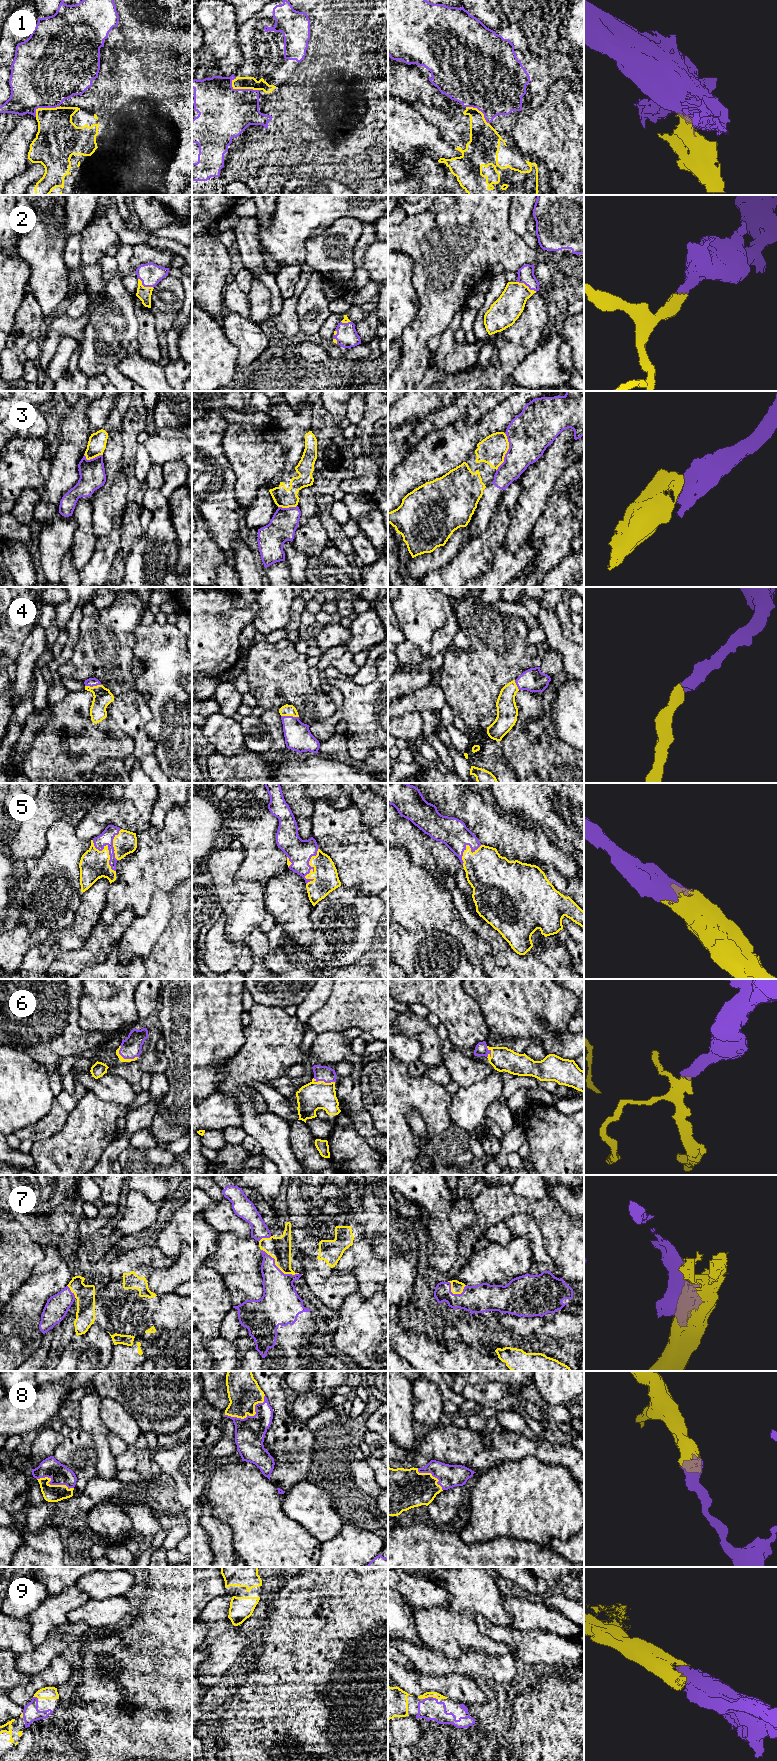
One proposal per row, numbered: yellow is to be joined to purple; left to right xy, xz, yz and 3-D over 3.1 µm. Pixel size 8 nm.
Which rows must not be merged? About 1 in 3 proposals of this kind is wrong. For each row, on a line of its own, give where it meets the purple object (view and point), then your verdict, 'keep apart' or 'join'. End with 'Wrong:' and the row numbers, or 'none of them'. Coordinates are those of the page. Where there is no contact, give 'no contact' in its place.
1: xz (242, 89) | keep apart
2: yz (526, 285) | join
3: yz (507, 452) | keep apart
4: xz (290, 716) | join
5: xz (310, 866) | join
6: xy (124, 1058) | join
7: xz (277, 1267) | keep apart
8: xz (251, 1416) | join
9: yz (430, 1697) | join
Wrong: 1, 3, 7

